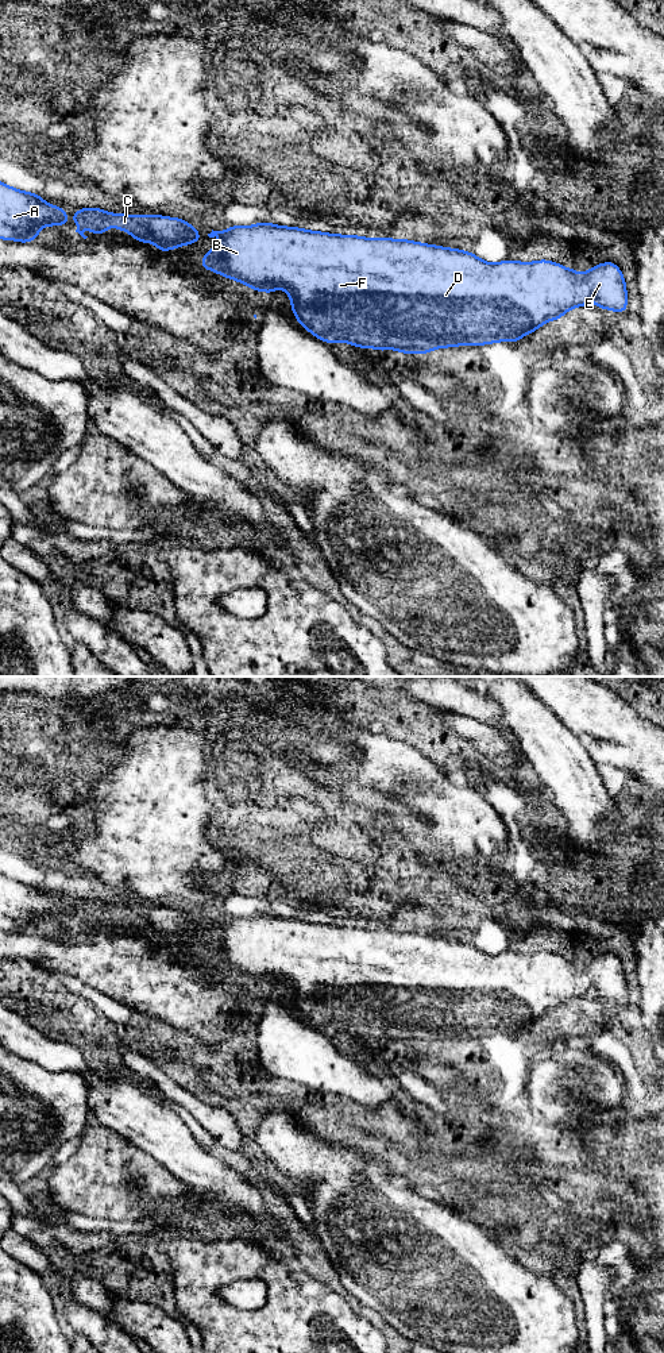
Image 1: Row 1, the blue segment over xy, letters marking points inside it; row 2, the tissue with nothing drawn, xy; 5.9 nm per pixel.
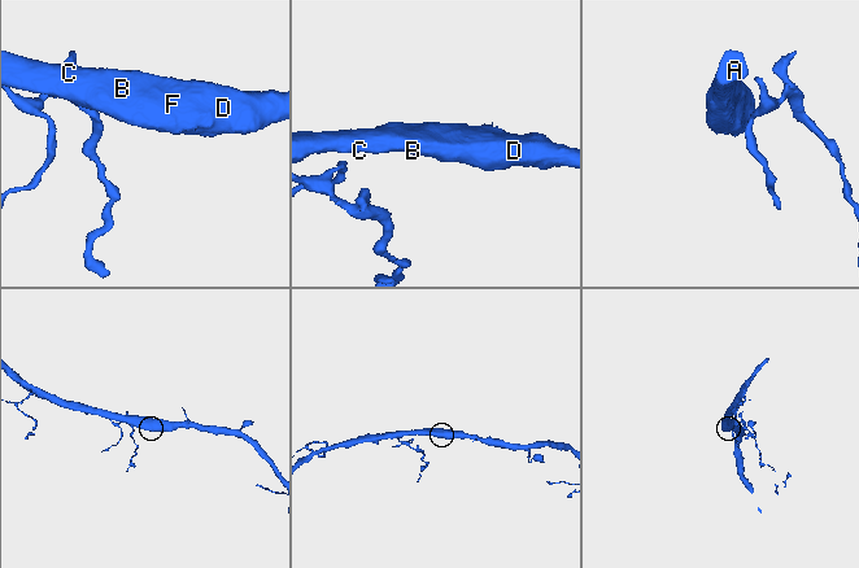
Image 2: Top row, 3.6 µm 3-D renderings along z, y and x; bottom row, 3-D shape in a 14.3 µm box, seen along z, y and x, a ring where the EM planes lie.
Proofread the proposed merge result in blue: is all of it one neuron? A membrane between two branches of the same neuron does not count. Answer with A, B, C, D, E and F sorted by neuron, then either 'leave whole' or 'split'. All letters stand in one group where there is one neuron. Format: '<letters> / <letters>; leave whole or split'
A B C D E F; leave whole

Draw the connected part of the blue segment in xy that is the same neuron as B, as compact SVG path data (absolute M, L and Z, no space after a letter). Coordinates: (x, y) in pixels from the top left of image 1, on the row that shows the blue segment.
M258 223L254 226L238 227L231 226L227 231L213 231L208 234L209 238L219 236L220 244L213 248L208 248L208 254L201 257L201 266L204 270L213 270L215 273L224 275L227 280L236 280L238 282L252 288L255 292L265 290L271 294L274 289L283 289L292 300L290 309L296 315L296 320L300 325L306 328L313 336L321 339L325 343L347 342L351 346L362 348L377 348L385 351L389 348L397 352L405 354L428 354L435 348L445 348L455 346L482 346L493 344L495 342L518 342L522 336L534 332L543 324L551 320L559 320L570 309L576 307L586 307L591 300L599 309L610 309L618 313L624 313L628 308L626 281L619 270L619 266L613 262L603 262L598 266L590 267L583 274L578 274L575 269L567 269L560 263L540 259L536 262L517 262L502 261L498 263L489 263L470 251L459 248L447 248L436 244L424 244L420 242L412 242L408 239L389 239L389 238L362 238L356 235L337 235L319 231L309 231L297 227L283 227L271 223Z

